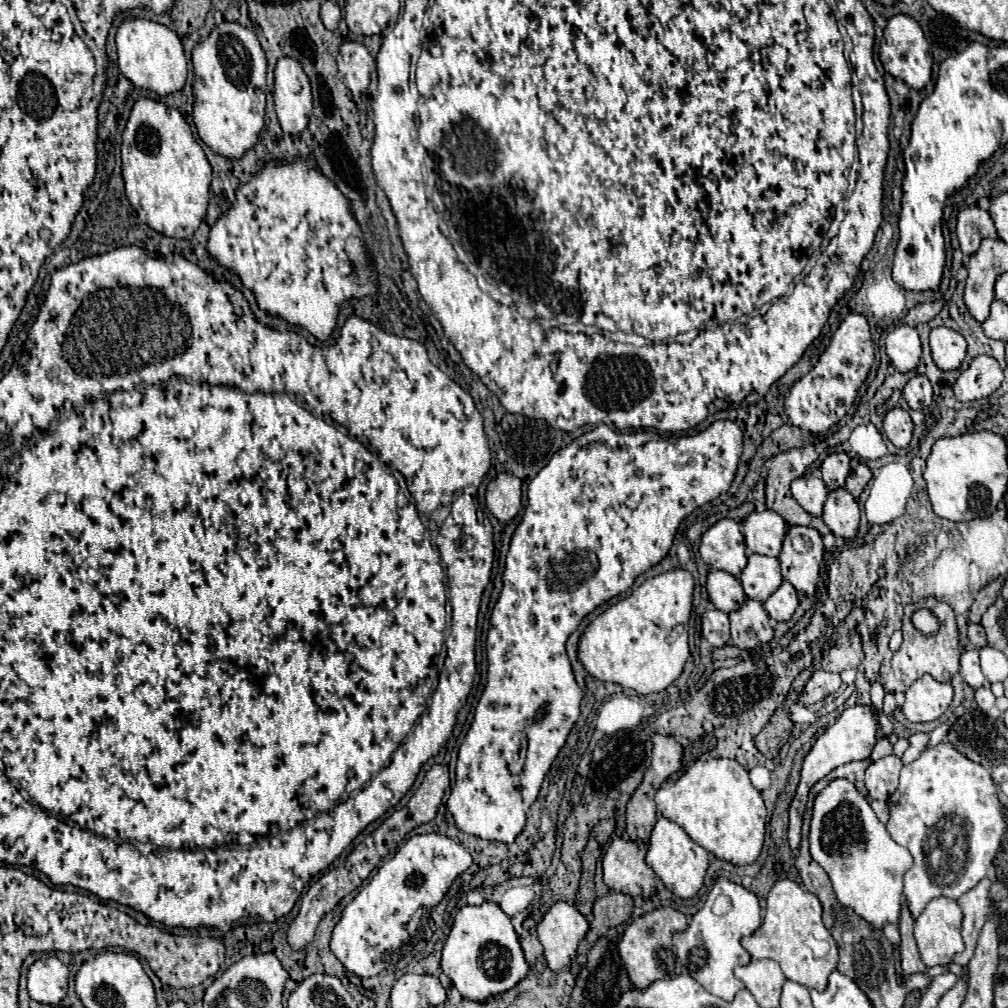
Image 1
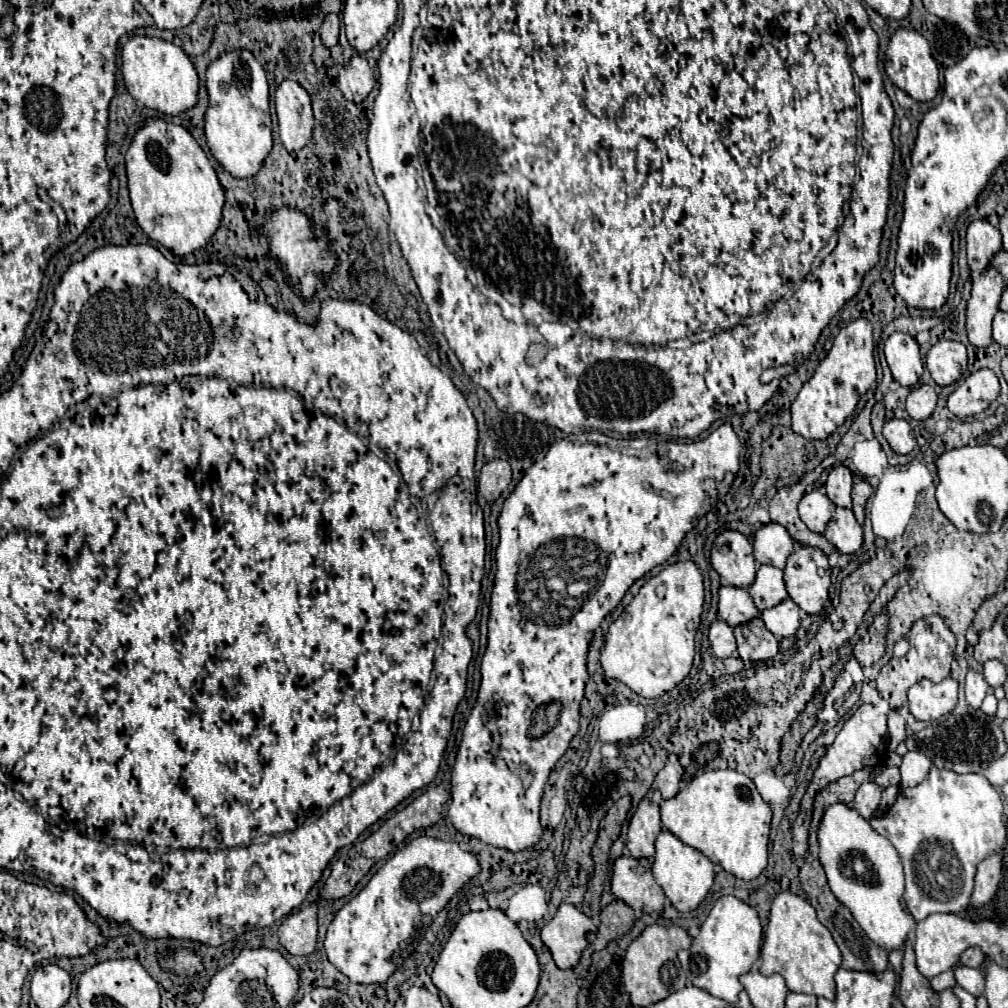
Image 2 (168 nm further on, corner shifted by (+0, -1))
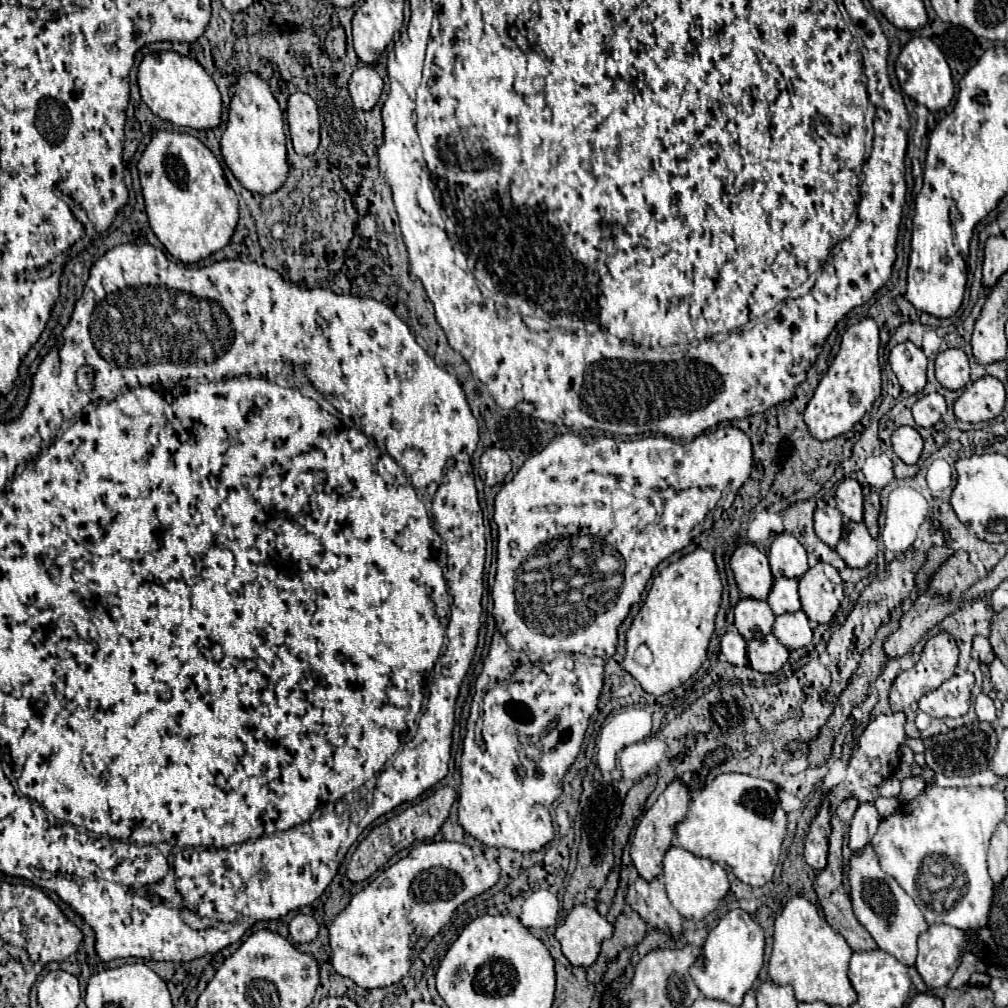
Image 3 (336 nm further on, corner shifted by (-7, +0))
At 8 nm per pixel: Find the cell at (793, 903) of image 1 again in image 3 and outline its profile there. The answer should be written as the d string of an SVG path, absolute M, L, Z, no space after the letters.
M791 898L775 920L775 942L769 958L769 976L775 984L791 984L799 1002L823 1000L829 1006L851 1006L857 996L847 978L851 948L845 938L833 930L817 908L801 898Z

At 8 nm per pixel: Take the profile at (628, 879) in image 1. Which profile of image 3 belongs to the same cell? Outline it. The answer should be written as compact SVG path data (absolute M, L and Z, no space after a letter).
M639 876L633 884L629 884L625 900L647 924L653 924L655 928L663 928L673 938L681 934L683 918L669 902L661 878L645 880Z

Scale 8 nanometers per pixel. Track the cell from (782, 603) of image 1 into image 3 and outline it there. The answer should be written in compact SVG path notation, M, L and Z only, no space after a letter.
M803 610L791 612L791 614L781 614L775 618L773 624L773 634L779 638L779 642L793 650L793 648L803 648L811 642L813 634L809 628L807 614Z

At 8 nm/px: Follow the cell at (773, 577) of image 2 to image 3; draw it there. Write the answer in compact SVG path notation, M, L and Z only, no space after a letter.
M775 578L773 588L767 596L767 604L779 616L785 612L797 612L801 608L799 594L797 594L797 580L791 578Z

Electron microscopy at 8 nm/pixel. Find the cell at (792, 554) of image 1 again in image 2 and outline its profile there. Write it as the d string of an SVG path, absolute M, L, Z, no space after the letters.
M796 545L796 551L790 555L784 569L784 581L790 599L804 613L820 613L828 601L830 589L828 557L816 547Z

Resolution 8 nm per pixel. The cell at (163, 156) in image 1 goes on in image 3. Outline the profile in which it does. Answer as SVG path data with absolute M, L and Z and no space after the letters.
M159 130L143 150L137 162L137 170L151 230L173 258L181 260L183 264L193 264L211 256L227 244L237 224L237 196L227 184L219 160L201 140L179 130Z

